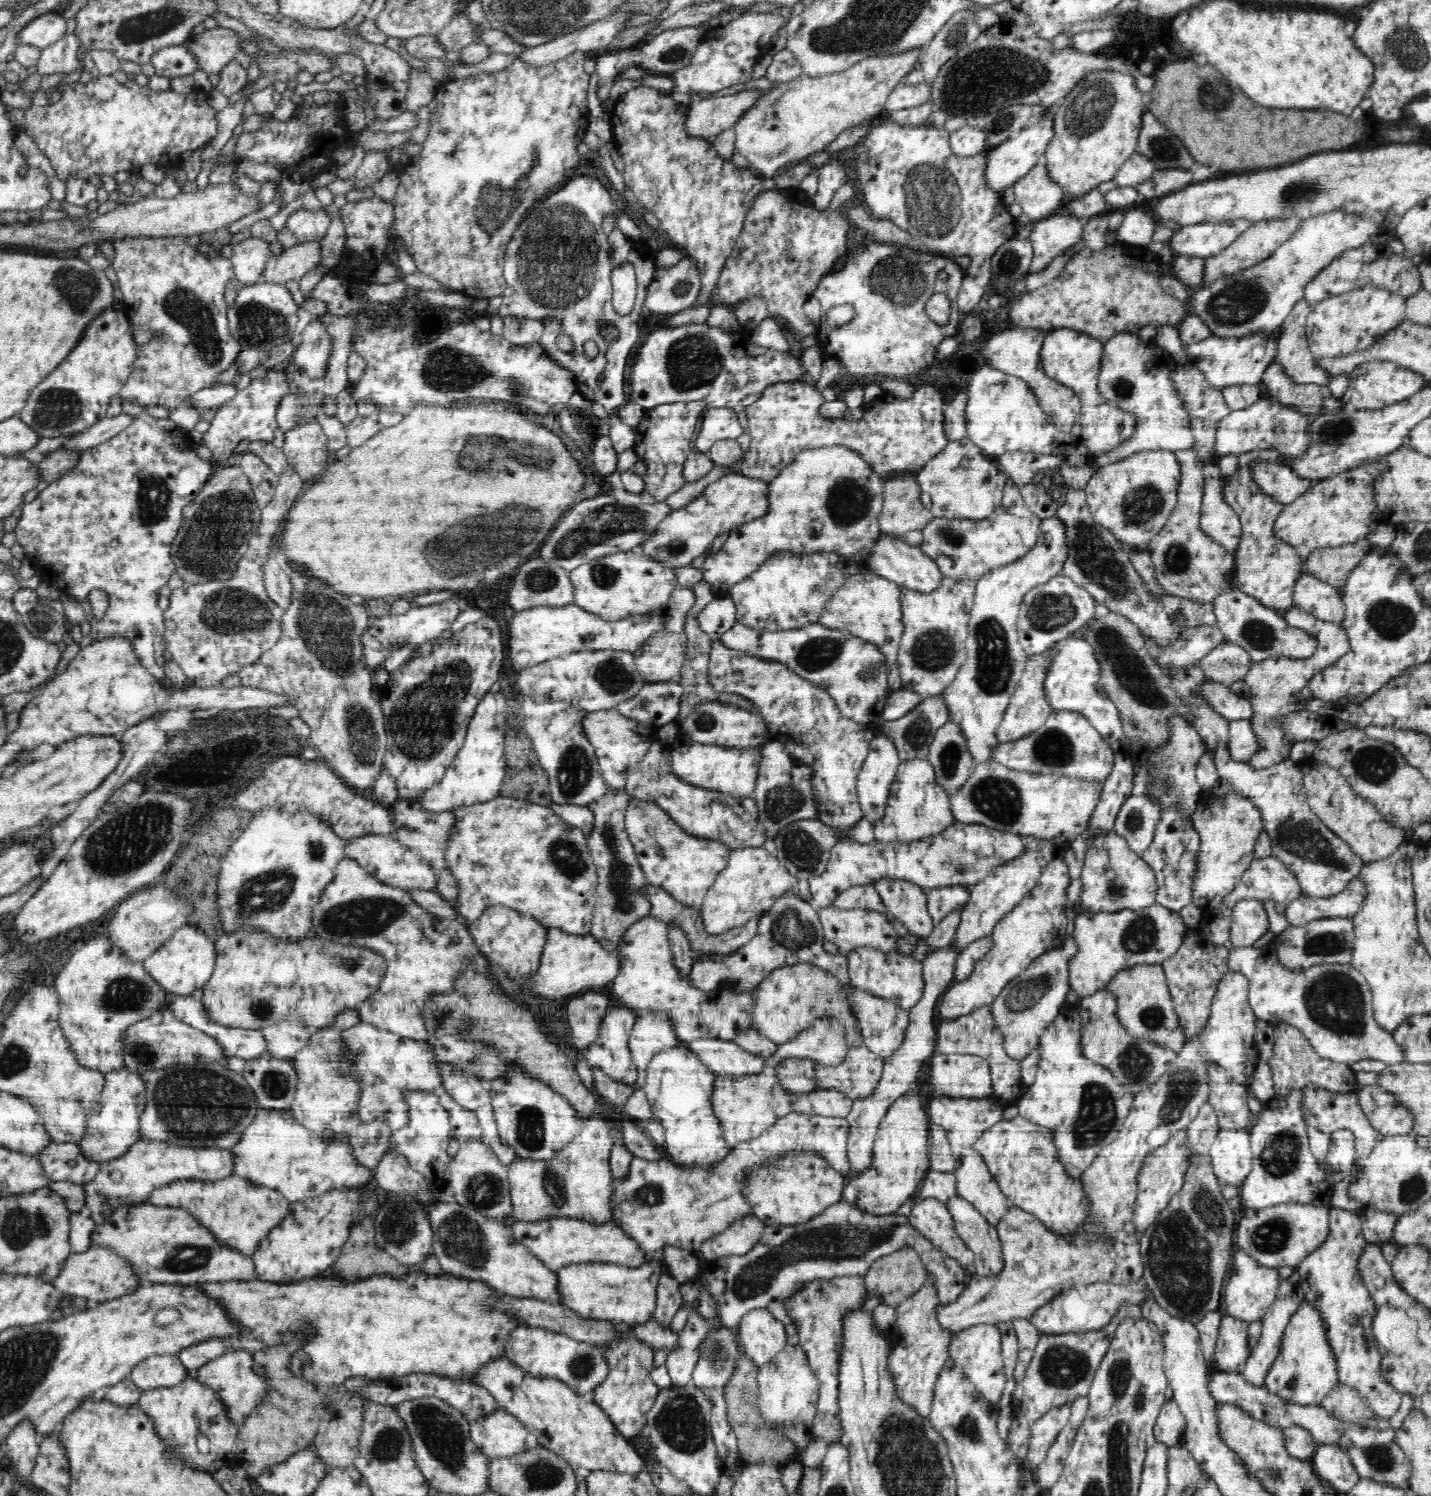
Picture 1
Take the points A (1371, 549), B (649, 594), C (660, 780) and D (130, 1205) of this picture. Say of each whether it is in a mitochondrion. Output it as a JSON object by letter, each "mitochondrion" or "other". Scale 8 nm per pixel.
{"A":"other","B":"other","C":"other","D":"other"}

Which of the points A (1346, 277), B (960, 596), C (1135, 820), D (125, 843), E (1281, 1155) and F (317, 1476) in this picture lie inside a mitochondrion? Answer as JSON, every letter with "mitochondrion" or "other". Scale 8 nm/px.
{"A":"other","B":"other","C":"mitochondrion","D":"mitochondrion","E":"mitochondrion","F":"other"}

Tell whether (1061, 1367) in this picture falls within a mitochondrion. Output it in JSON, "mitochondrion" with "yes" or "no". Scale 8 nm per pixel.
{"mitochondrion":"yes"}

